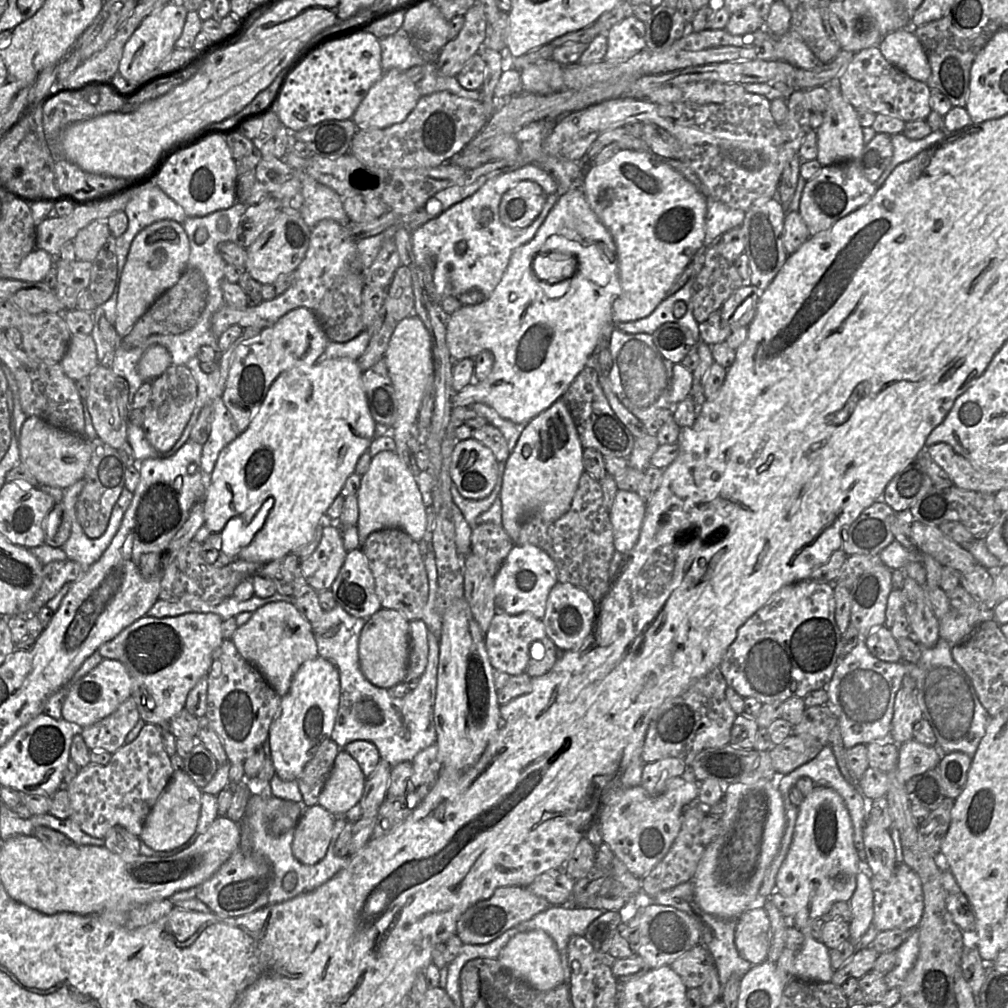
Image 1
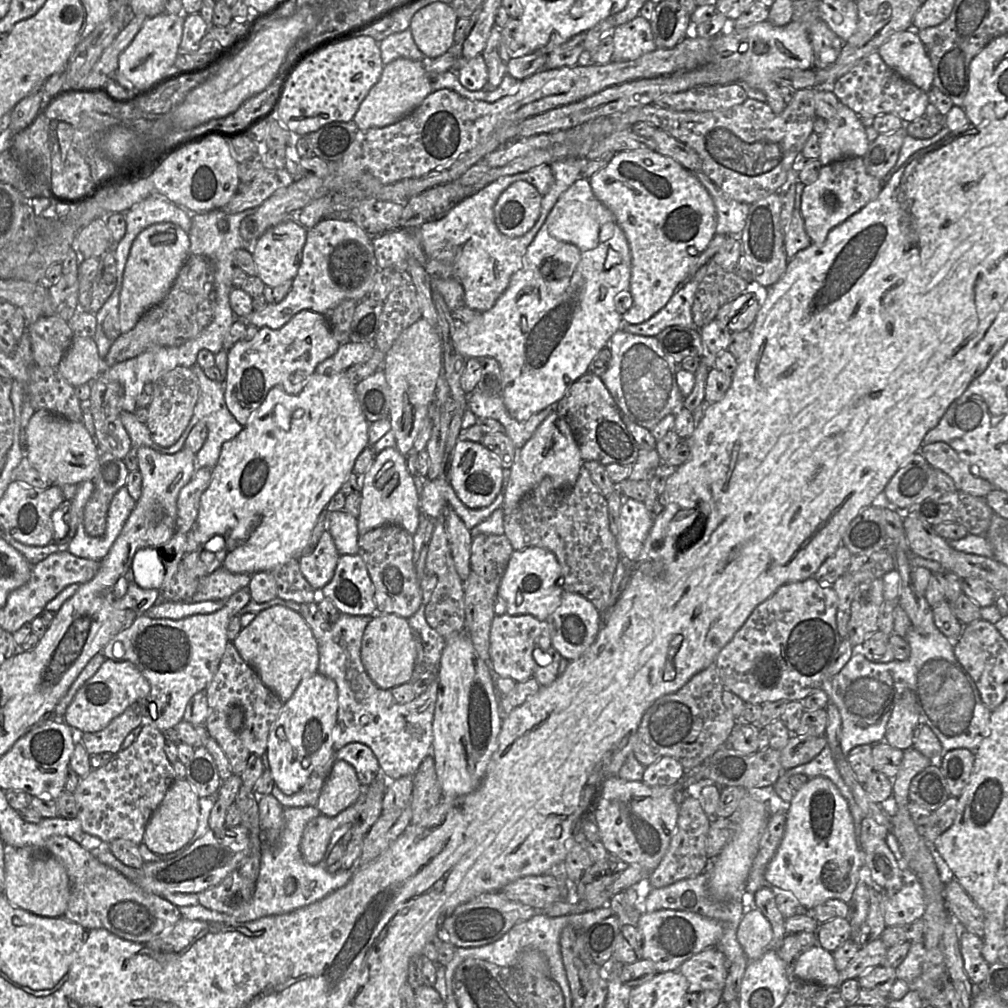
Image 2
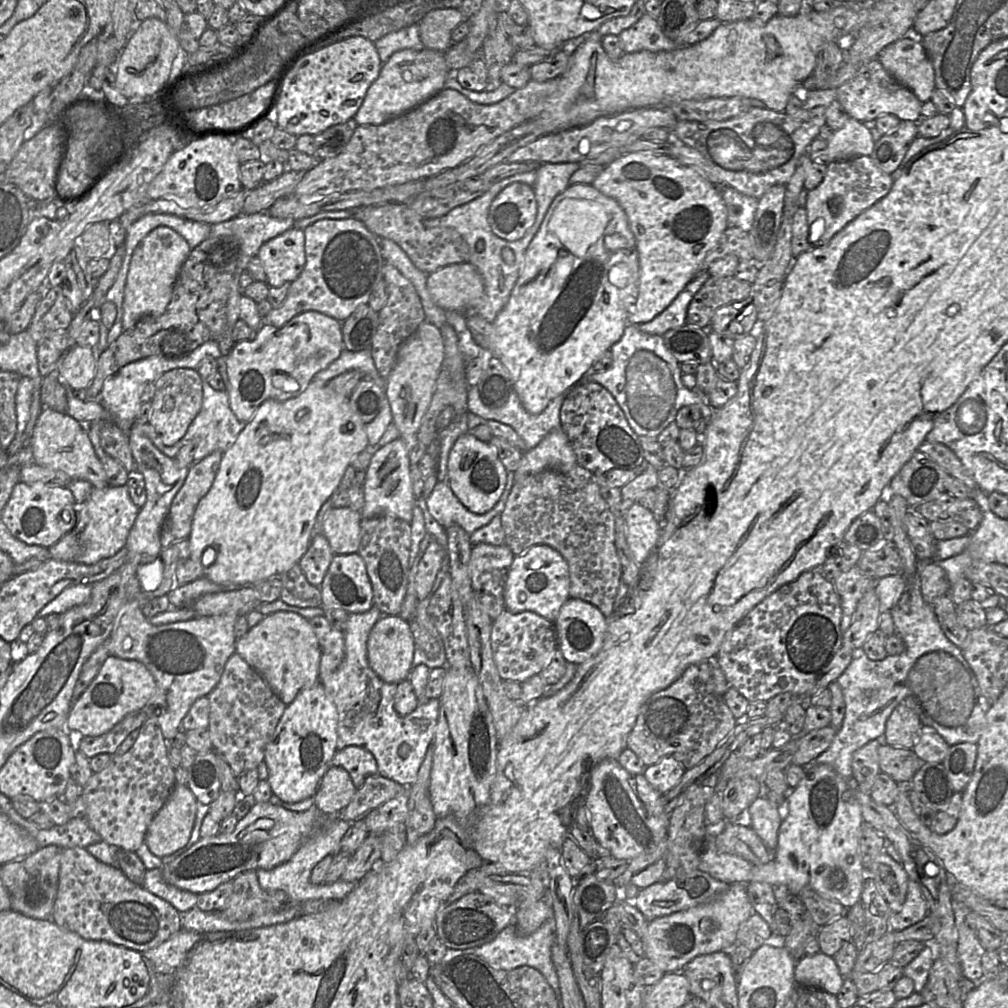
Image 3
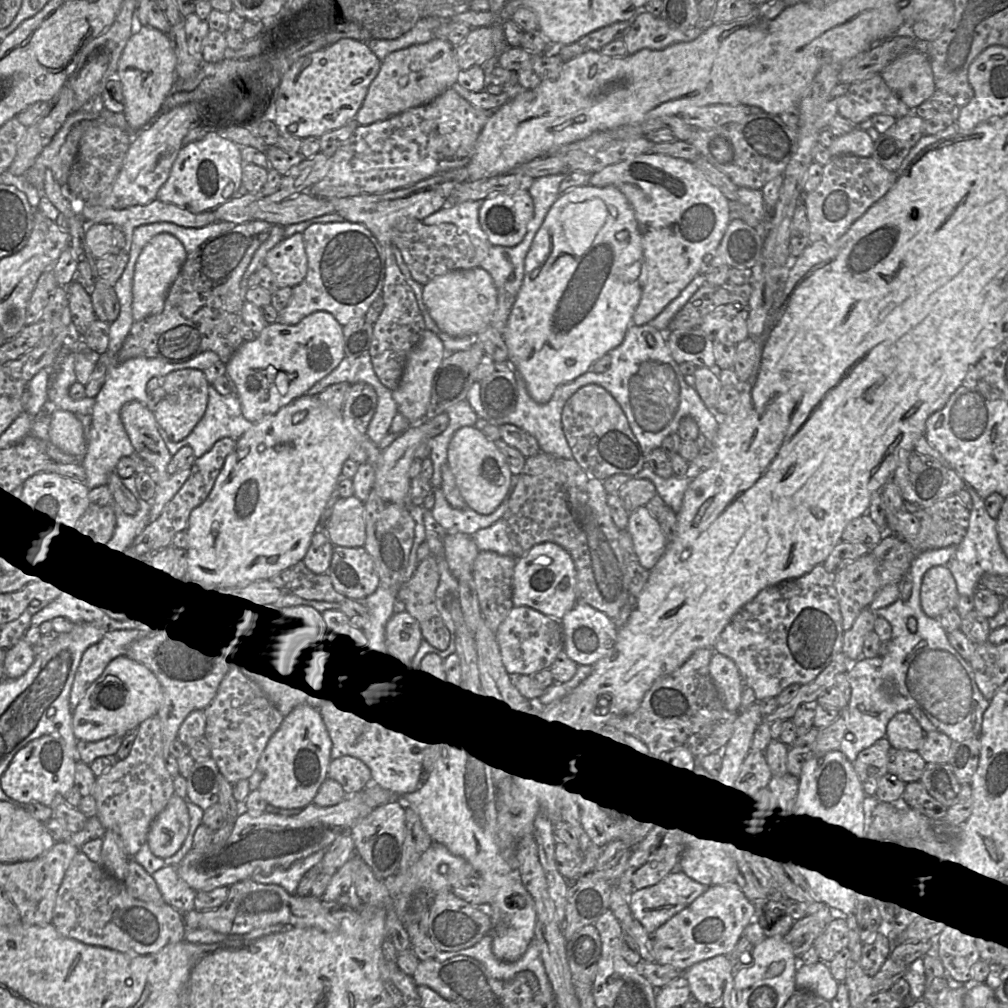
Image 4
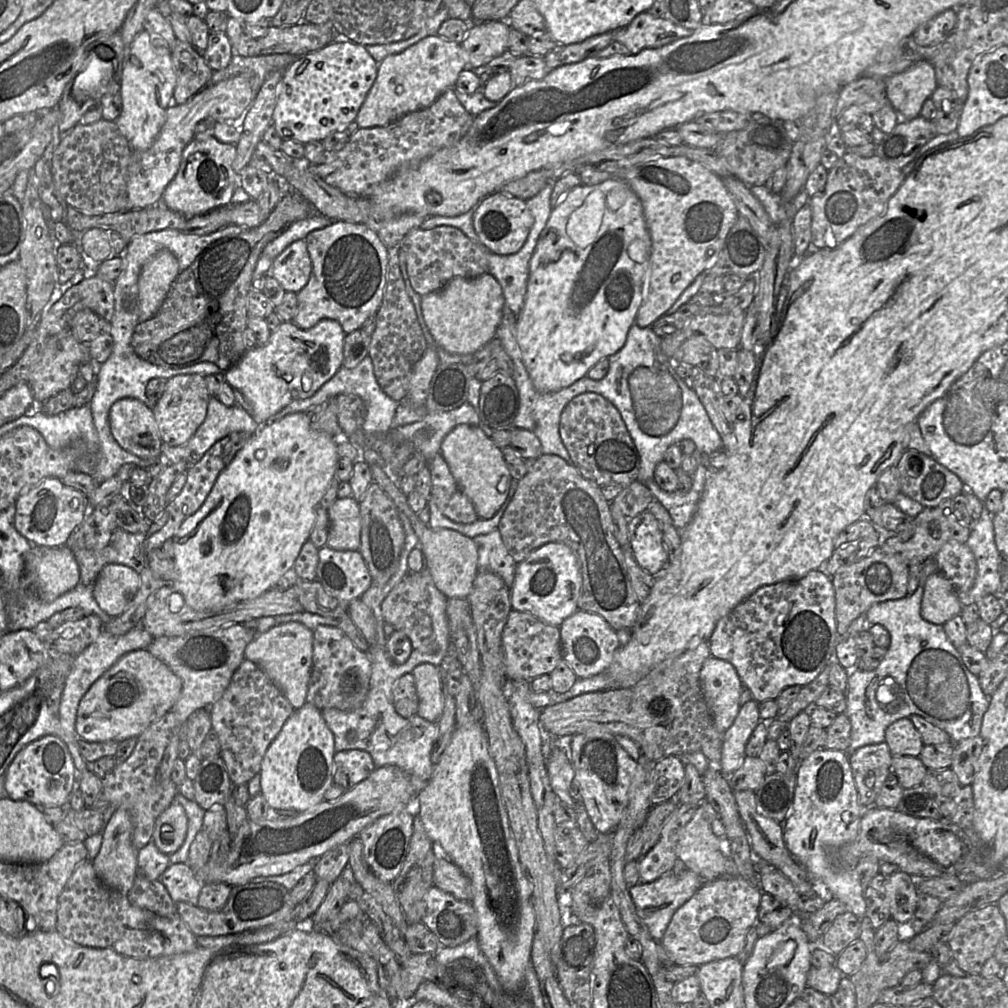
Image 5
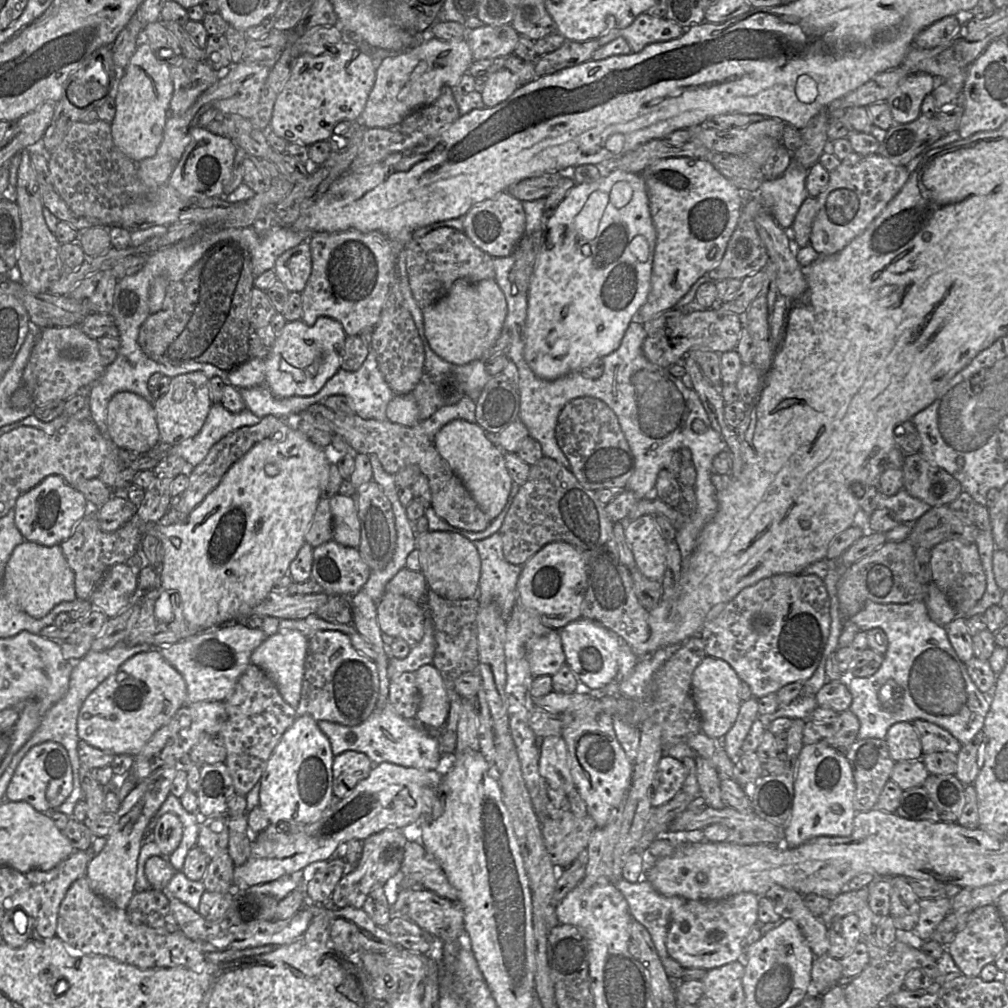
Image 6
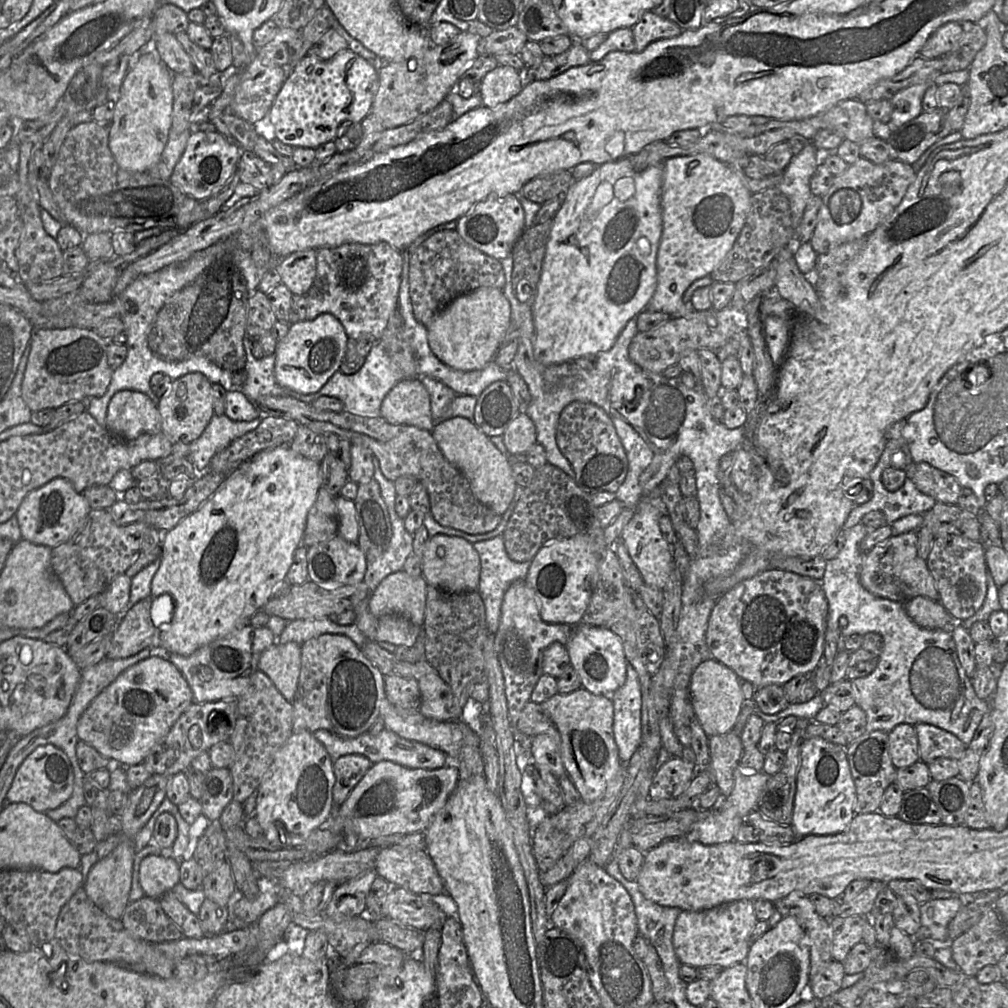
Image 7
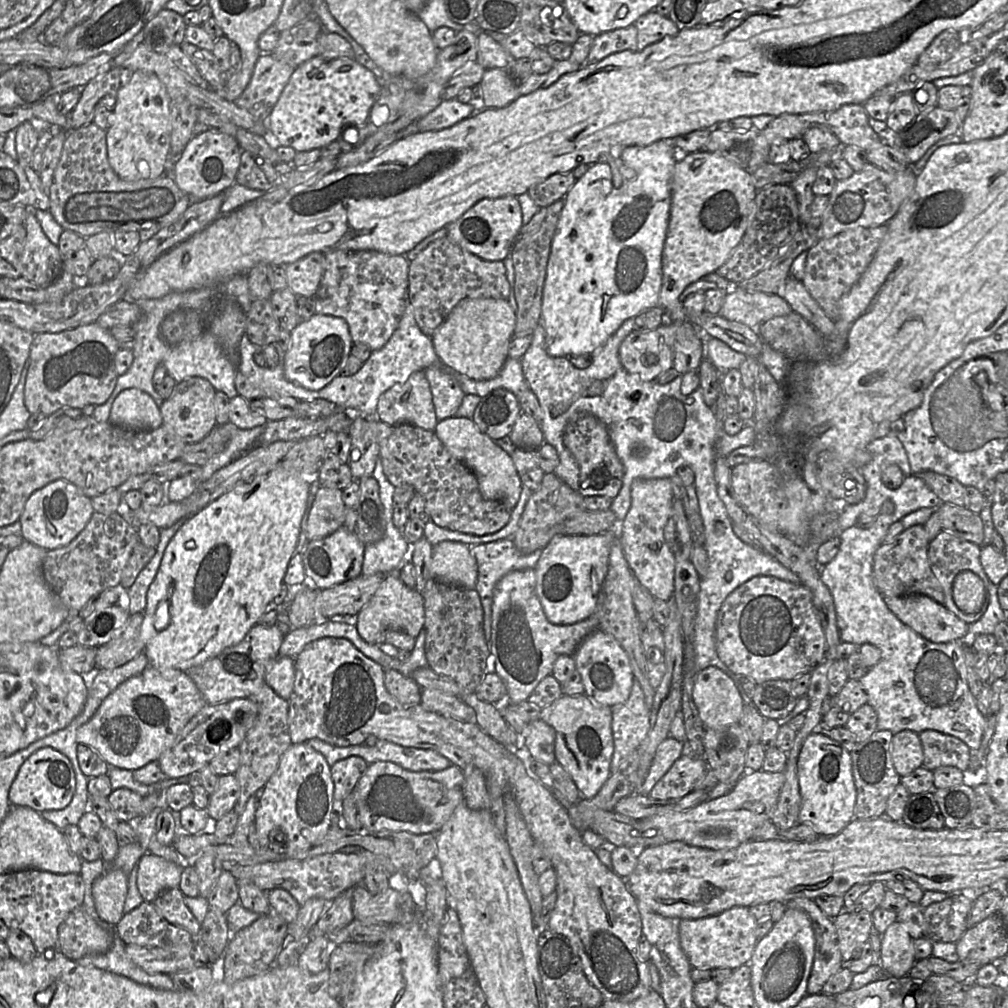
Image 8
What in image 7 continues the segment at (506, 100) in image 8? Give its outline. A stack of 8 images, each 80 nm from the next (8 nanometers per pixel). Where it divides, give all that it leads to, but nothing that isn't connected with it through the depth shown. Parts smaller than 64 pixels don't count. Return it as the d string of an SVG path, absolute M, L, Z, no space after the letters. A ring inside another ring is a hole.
M499 65L488 72L481 81L482 106L495 108L518 95L525 81L521 72Z

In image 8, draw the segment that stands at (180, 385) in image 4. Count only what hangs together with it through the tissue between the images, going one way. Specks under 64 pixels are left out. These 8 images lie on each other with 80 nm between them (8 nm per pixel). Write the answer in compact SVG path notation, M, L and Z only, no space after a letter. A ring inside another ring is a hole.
M188 377L176 384L172 395L163 400L160 413L163 423L169 431L172 431L185 443L198 443L202 441L215 428L215 389L204 378Z

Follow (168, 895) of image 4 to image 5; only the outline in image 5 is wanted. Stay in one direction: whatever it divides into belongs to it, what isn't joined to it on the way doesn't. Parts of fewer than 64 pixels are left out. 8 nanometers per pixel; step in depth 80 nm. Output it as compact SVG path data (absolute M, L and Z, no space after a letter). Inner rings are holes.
M187 863L170 864L159 878L173 902L198 904L198 897L203 886L200 877Z

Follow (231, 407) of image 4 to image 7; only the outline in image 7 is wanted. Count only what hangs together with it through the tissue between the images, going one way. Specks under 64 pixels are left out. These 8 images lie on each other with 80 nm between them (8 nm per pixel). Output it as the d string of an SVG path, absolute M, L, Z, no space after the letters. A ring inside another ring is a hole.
M214 414L199 438L189 443L187 457L198 474L208 472L212 457L232 441L256 429L263 416L253 421L234 421L224 415Z

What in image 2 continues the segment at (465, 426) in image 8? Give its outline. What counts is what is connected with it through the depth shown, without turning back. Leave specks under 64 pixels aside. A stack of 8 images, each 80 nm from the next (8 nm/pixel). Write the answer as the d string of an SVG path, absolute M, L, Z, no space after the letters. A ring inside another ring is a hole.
M458 439L452 458L450 484L467 507L486 507L495 500L501 490L503 470L499 460L481 443Z

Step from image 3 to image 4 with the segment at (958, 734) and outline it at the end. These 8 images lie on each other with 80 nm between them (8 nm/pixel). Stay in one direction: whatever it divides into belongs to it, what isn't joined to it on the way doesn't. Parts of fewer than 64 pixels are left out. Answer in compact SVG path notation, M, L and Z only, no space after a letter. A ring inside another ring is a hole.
M948 546L917 555L908 572L912 582L910 598L907 601L898 599L890 606L875 611L877 617L886 619L891 625L890 650L884 657L860 658L852 662L846 673L851 694L847 706L841 711L846 731L838 750L851 763L855 761L861 751L885 738L887 724L895 714L908 712L912 707L917 707L937 731L948 736L952 742L962 742L980 736L983 714L990 702L978 689L974 672L969 663L949 643L947 632L942 628L938 619L928 617L921 608L921 586L925 573L932 567L945 566L955 552L956 546ZM911 617L915 618L917 622L916 632L913 633L907 627L907 621Z

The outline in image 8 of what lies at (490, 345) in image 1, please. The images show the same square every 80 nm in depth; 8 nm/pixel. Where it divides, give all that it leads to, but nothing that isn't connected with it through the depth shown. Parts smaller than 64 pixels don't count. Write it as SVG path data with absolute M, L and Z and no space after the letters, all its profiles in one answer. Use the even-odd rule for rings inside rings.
M672 139L659 140L646 146L628 146L622 151L621 159L623 165L637 172L635 178L623 178L622 185L615 188L612 184L612 167L607 162L594 163L563 197L565 204L552 240L542 294L541 324L546 333L545 349L550 356L591 354L626 319L635 318L642 311L659 306L671 182L681 154Z

